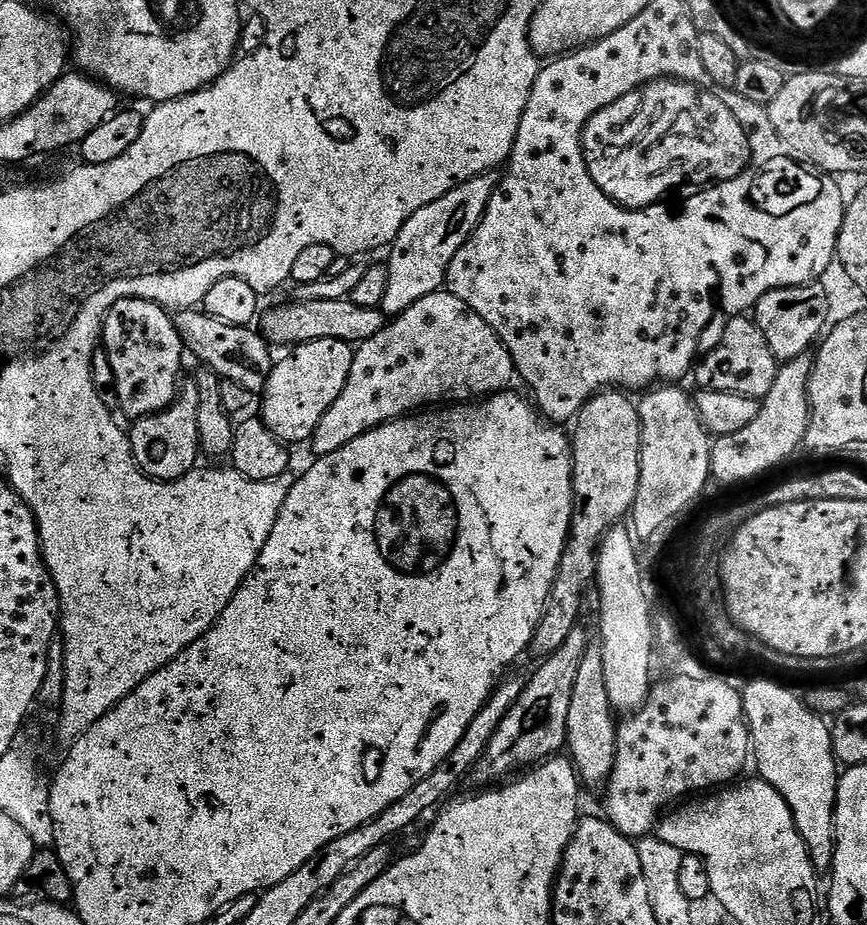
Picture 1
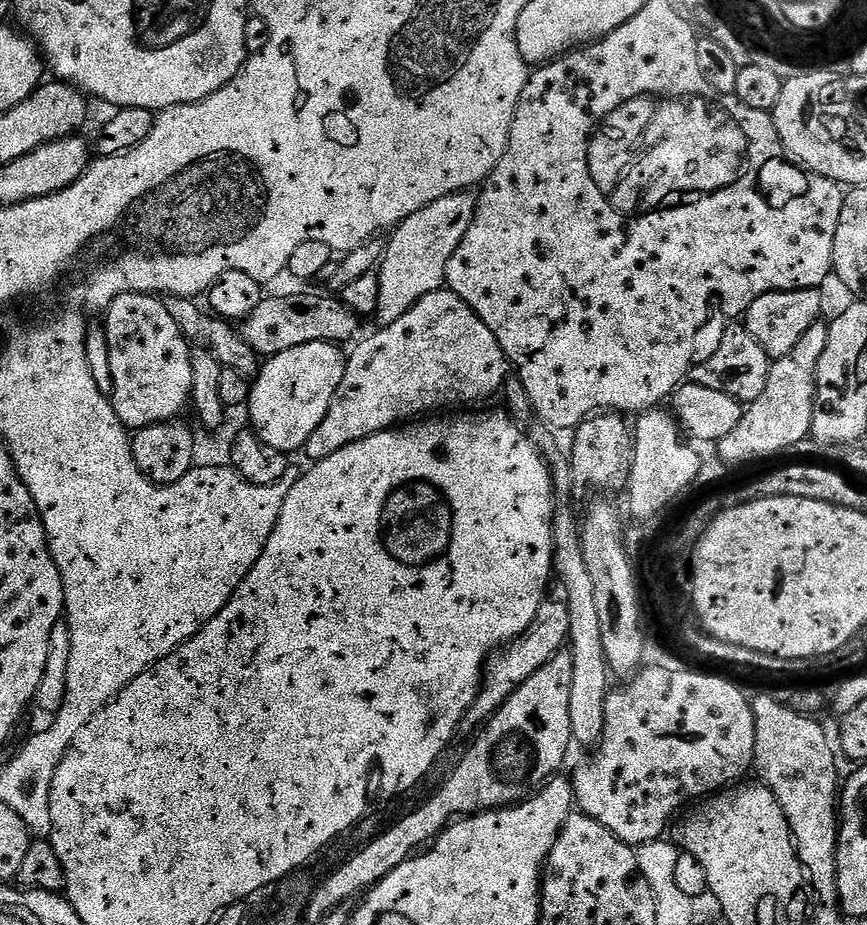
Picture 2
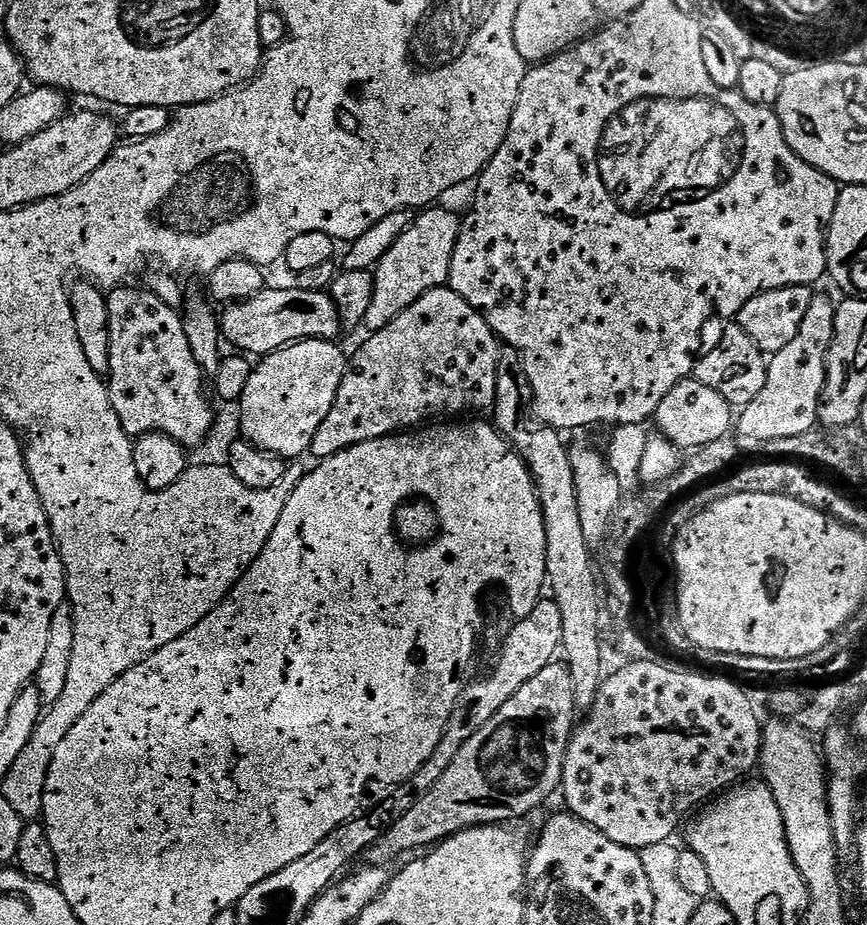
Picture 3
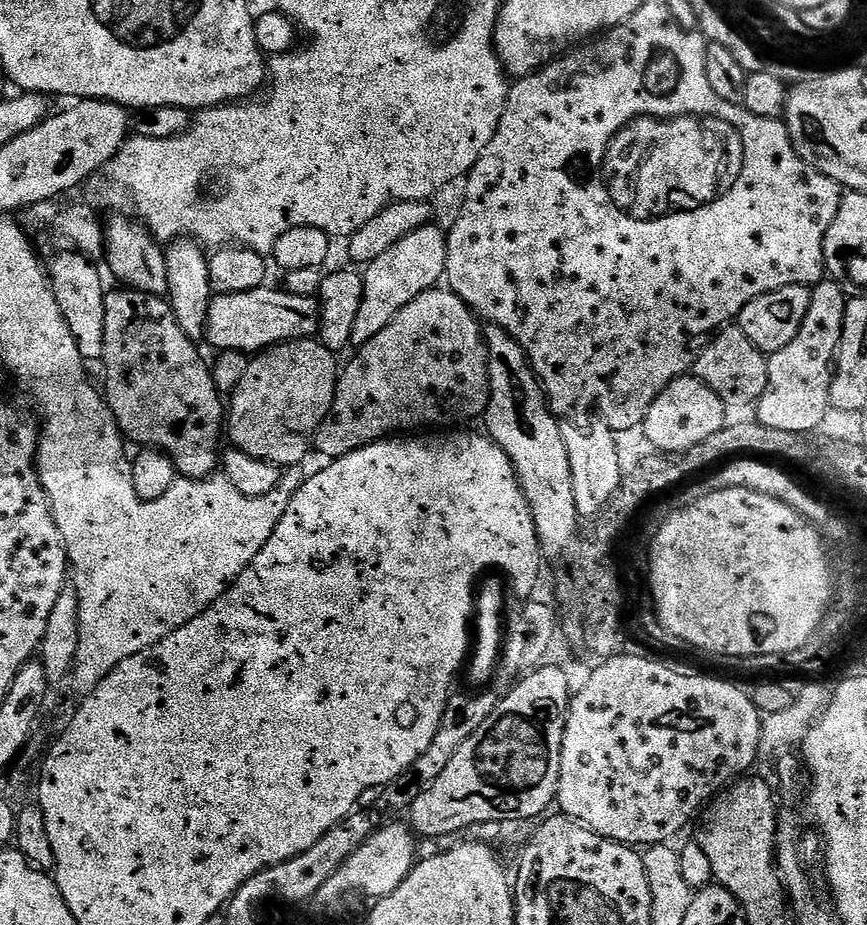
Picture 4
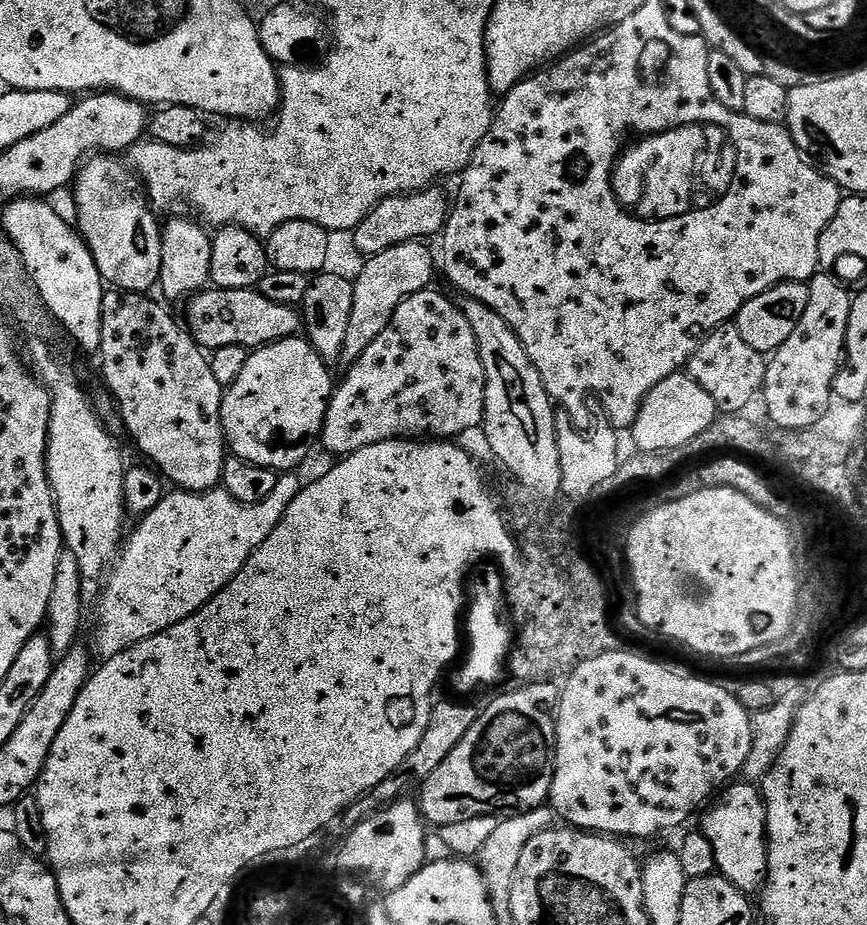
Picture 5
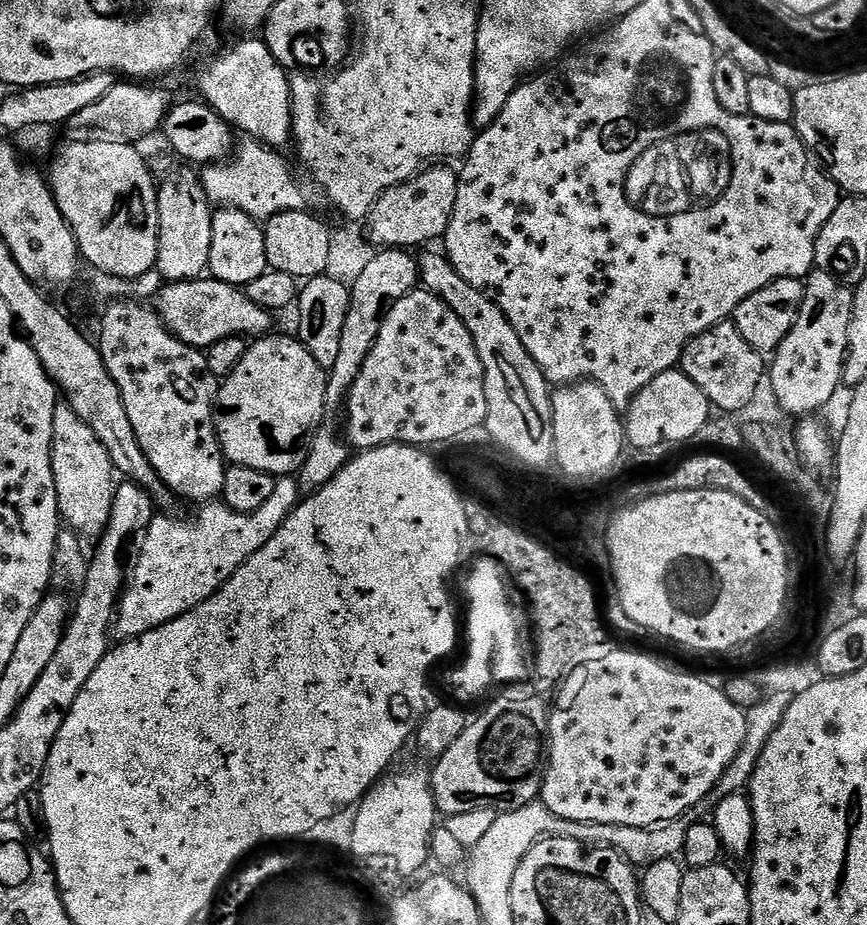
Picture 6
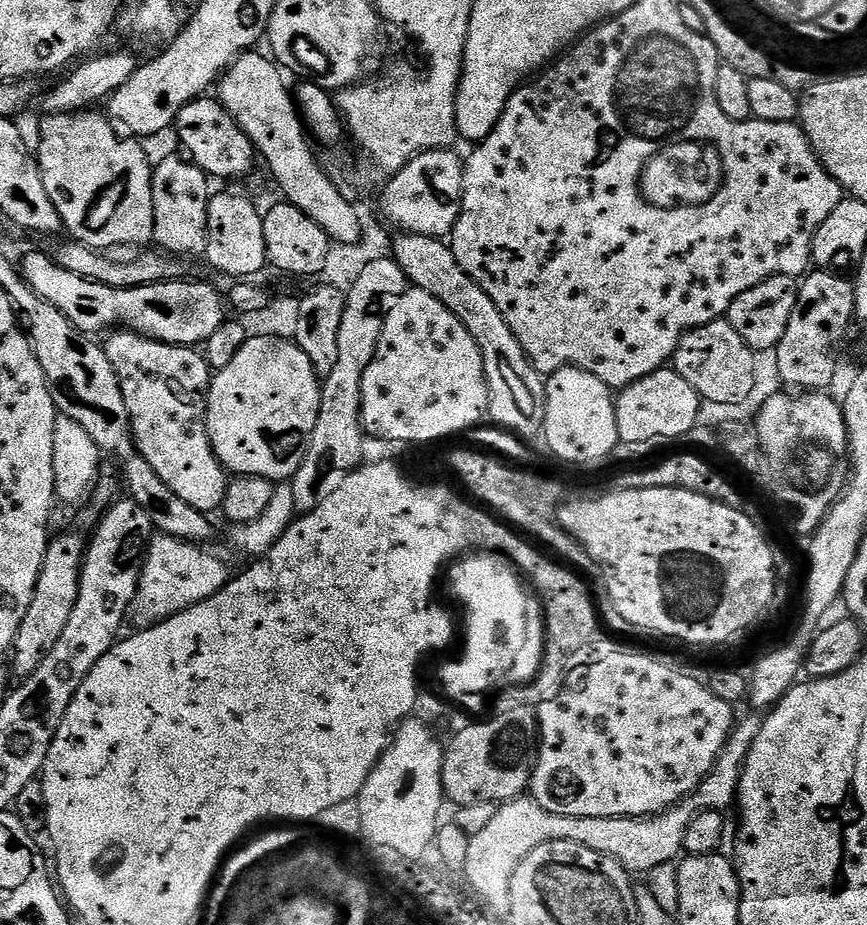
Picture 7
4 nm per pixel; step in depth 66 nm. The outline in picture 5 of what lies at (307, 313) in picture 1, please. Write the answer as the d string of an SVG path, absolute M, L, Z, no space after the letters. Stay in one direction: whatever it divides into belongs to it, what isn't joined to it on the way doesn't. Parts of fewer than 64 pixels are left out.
M209 286L191 297L187 301L186 307L188 307L186 327L196 343L205 350L215 350L222 346L242 346L249 350L255 350L264 344L273 344L297 335L302 328L302 316L296 308L284 306L282 302L270 302L270 298L266 298L256 288L230 290L229 288Z

